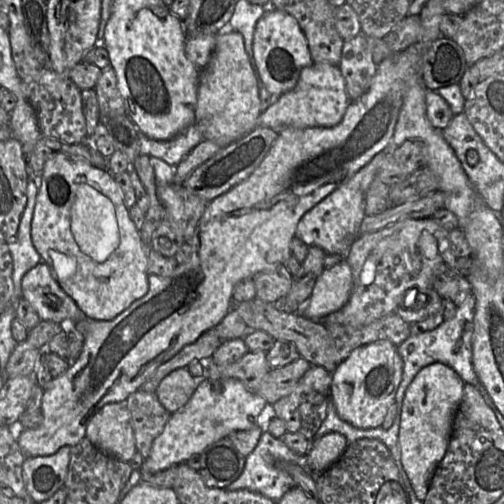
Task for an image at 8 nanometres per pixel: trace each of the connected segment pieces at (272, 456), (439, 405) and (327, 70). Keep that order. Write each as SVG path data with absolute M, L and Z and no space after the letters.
M267 430L263 431L253 452L246 457L242 474L237 480L227 486L228 491L249 490L259 493L268 499L279 502L284 494L296 486L293 478L282 468L282 464L303 464L305 456L299 456L289 449L283 440L273 437Z
M436 362L423 367L405 392L400 409L398 443L402 467L420 501L426 499L434 472L447 450L464 383L453 369Z
M325 62L313 63L301 70L292 90L275 98L273 104L261 113L257 127L271 128L278 133L286 127L333 127L341 122L349 103L345 79L339 67Z

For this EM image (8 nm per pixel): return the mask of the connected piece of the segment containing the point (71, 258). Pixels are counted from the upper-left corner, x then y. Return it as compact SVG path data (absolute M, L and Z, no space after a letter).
M57 155L47 160L38 180L36 206L31 223L31 239L42 262L49 266L54 280L75 301L87 318L112 320L148 292L148 249L151 247L147 247L142 241L140 232L130 217L129 208L125 205L121 190L115 181L115 176L107 168L98 168L84 161L71 160L66 156Z

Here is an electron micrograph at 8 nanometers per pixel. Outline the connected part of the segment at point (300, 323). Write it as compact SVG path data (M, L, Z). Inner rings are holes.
M232 295L232 307L234 307L237 310L238 314L244 320L244 322L247 324L247 326L249 327L250 330L261 330L261 331L265 331L270 336L272 336L273 339L275 339L275 341L276 340L282 340L282 341L292 342L296 346L296 348L297 348L300 356L301 356L301 358L303 358L307 362L309 362L311 366L321 366L326 371L332 373L335 370L335 368L340 364L340 363L336 363L336 361L334 361L332 359L332 351L331 351L330 346L329 346L329 335L328 335L328 331L327 331L326 327L324 326L324 324L322 324L320 321L310 320L310 319L306 318L304 315L302 315L302 314L300 314L298 312L285 312L284 310L281 309L280 304L267 303L267 302L264 302L264 301L256 298L256 297L254 299L252 299L252 300L250 300L250 301L241 302L241 303L238 303L238 304L233 304L233 295Z

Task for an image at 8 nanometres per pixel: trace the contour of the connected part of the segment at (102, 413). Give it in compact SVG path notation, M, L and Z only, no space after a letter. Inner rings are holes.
M126 401L108 403L99 409L87 425L86 438L98 449L129 462L137 449Z

